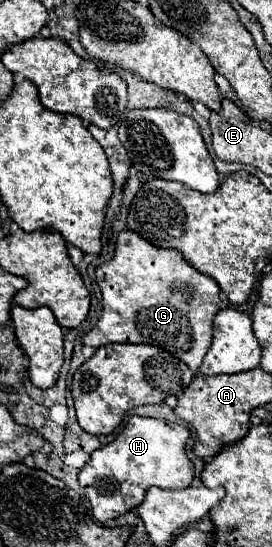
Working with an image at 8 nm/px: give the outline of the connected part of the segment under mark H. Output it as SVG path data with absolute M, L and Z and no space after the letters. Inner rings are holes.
M130 417L118 437L106 447L96 449L78 473L78 481L86 489L96 521L104 523L116 519L138 507L146 489L152 485L162 489L188 487L194 477L194 465L184 449L188 437L190 431L184 425L170 425L164 419L152 417Z

